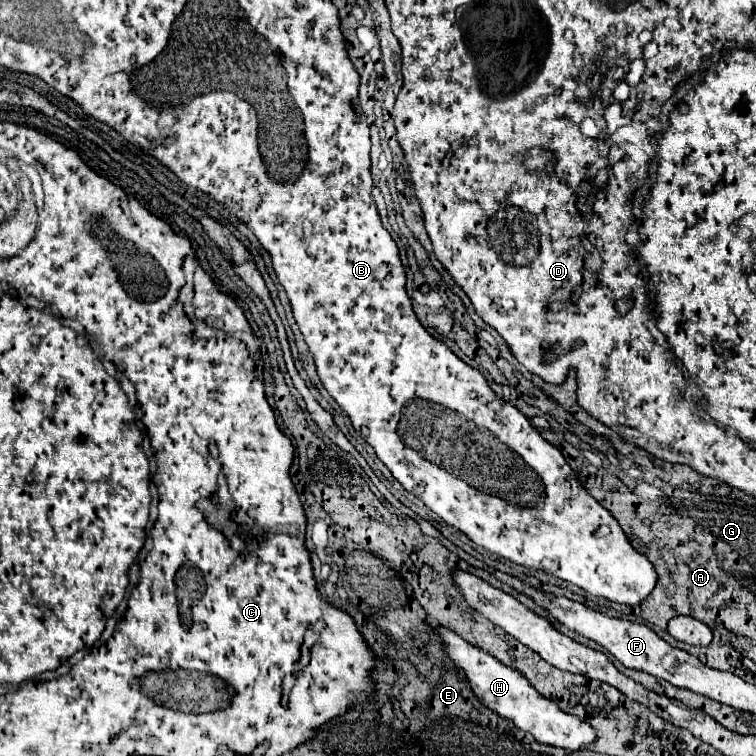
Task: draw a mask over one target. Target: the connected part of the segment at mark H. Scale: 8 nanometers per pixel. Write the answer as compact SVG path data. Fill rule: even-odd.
M440 626L440 628L434 628L434 630L440 634L450 660L466 672L470 688L478 696L478 700L484 706L488 706L490 710L498 712L502 718L512 720L516 724L516 728L530 732L542 744L550 744L550 746L572 750L572 752L584 750L584 748L588 748L588 744L592 744L596 740L596 732L590 724L582 722L576 716L566 714L564 710L558 708L558 704L554 700L538 694L538 690L526 680L524 674L502 664L494 656L490 656L488 652L466 642L464 638L460 638L456 632L452 632L448 628Z

